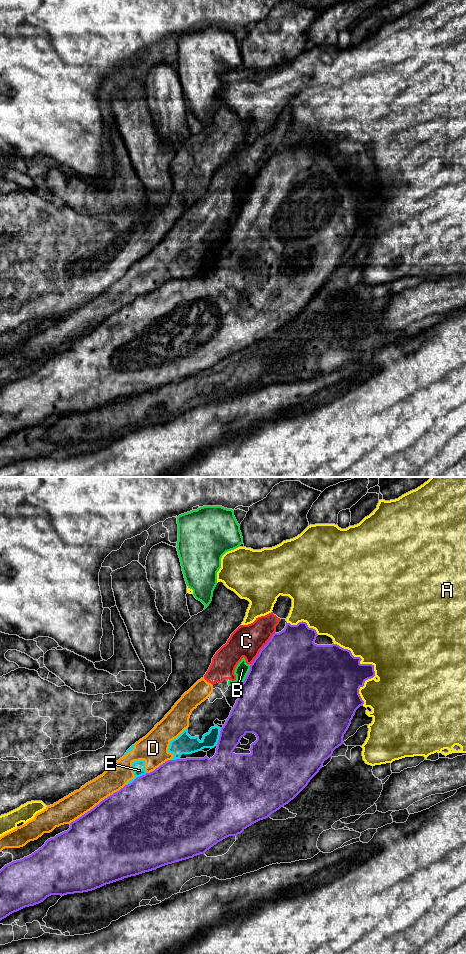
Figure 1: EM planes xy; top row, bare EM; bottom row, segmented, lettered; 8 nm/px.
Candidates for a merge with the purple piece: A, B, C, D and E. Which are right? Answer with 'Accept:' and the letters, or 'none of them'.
Accept: none of them

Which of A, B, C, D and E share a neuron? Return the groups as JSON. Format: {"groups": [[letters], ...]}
{"groups": [["A"], ["B"], ["C", "D", "E"]]}

